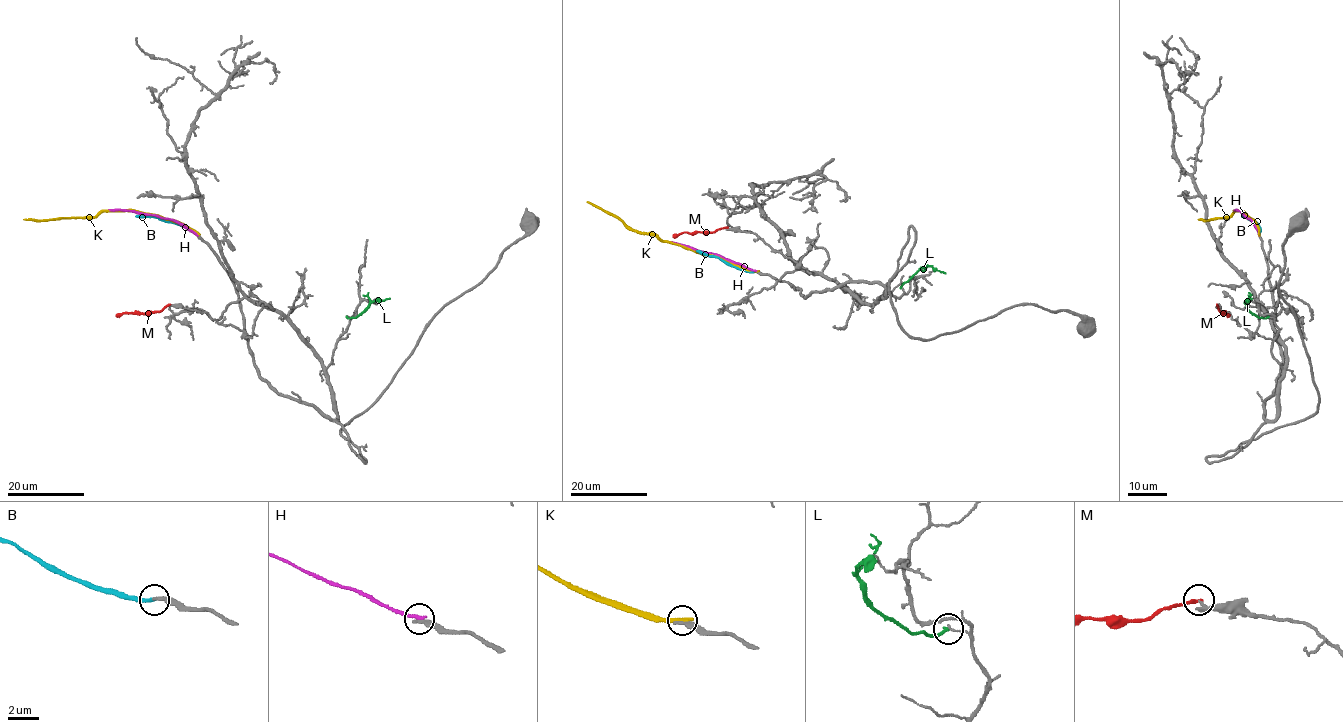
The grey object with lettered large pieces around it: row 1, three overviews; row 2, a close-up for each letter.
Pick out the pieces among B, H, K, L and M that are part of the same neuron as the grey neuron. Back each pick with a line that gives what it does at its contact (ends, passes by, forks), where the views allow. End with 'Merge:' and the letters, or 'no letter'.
B: It ends there
Merge: B

